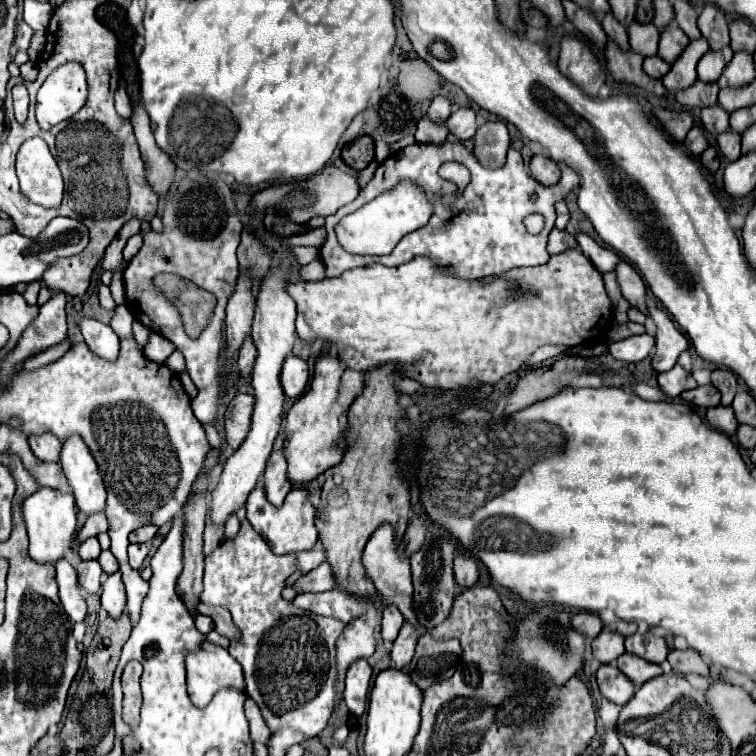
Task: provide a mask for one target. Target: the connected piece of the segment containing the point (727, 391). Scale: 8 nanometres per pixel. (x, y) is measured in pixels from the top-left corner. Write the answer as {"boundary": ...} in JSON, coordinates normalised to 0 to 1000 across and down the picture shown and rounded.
{"boundary":[[[944,489],[942,492],[942,508],[955,519],[955,534],[968,534],[971,529],[971,521],[974,521],[974,495],[966,492],[966,489]]]}

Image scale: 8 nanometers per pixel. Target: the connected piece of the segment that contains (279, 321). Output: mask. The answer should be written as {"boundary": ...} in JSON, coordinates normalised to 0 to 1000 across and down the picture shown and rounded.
{"boundary":[[[370,344],[368,352],[360,352],[357,360],[349,365],[344,376],[344,386],[339,394],[339,410],[336,410],[336,426],[333,426],[333,447],[341,460],[341,474],[336,481],[333,492],[333,513],[339,524],[339,537],[333,548],[333,566],[331,574],[325,577],[325,585],[299,608],[299,616],[294,622],[291,638],[286,640],[280,651],[280,688],[286,693],[296,693],[299,685],[312,677],[317,669],[323,669],[328,653],[336,648],[341,632],[349,627],[354,603],[360,598],[362,582],[370,571],[370,558],[373,558],[373,537],[376,537],[376,516],[370,511],[370,487],[376,481],[376,474],[386,466],[392,437],[389,437],[389,423],[392,423],[392,402],[378,386],[381,376],[381,362],[384,362],[384,349]]]}

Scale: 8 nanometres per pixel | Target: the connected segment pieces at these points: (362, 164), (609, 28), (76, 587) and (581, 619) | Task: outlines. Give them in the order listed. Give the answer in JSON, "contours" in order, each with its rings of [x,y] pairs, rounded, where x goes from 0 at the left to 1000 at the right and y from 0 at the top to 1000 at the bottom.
{"contours":[[[[476,180],[452,196],[452,209],[468,225],[484,222],[495,212],[495,185],[489,180]]],[[[804,16],[804,19],[799,21],[796,37],[799,37],[799,42],[804,45],[804,50],[810,50],[810,53],[817,56],[817,61],[831,63],[831,45],[828,45],[828,37],[825,37],[825,32],[820,32],[820,29],[812,24],[810,16]]],[[[82,738],[74,746],[74,759],[77,759],[77,788],[79,796],[95,823],[108,823],[114,817],[114,791],[111,791],[111,778],[103,770],[101,754]]],[[[767,810],[767,812],[762,812],[757,817],[757,828],[765,836],[770,836],[772,841],[778,841],[778,844],[788,844],[796,836],[796,831],[799,831],[799,825],[791,817],[791,812],[783,812],[783,810]]]]}

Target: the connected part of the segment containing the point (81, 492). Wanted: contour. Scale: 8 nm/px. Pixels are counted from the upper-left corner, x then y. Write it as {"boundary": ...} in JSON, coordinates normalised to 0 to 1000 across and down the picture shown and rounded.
{"boundary":[[[95,574],[82,585],[79,614],[98,648],[101,669],[106,672],[106,677],[124,680],[138,675],[140,646],[135,640],[135,630],[130,624],[127,608],[122,606],[116,590],[106,577]]]}

